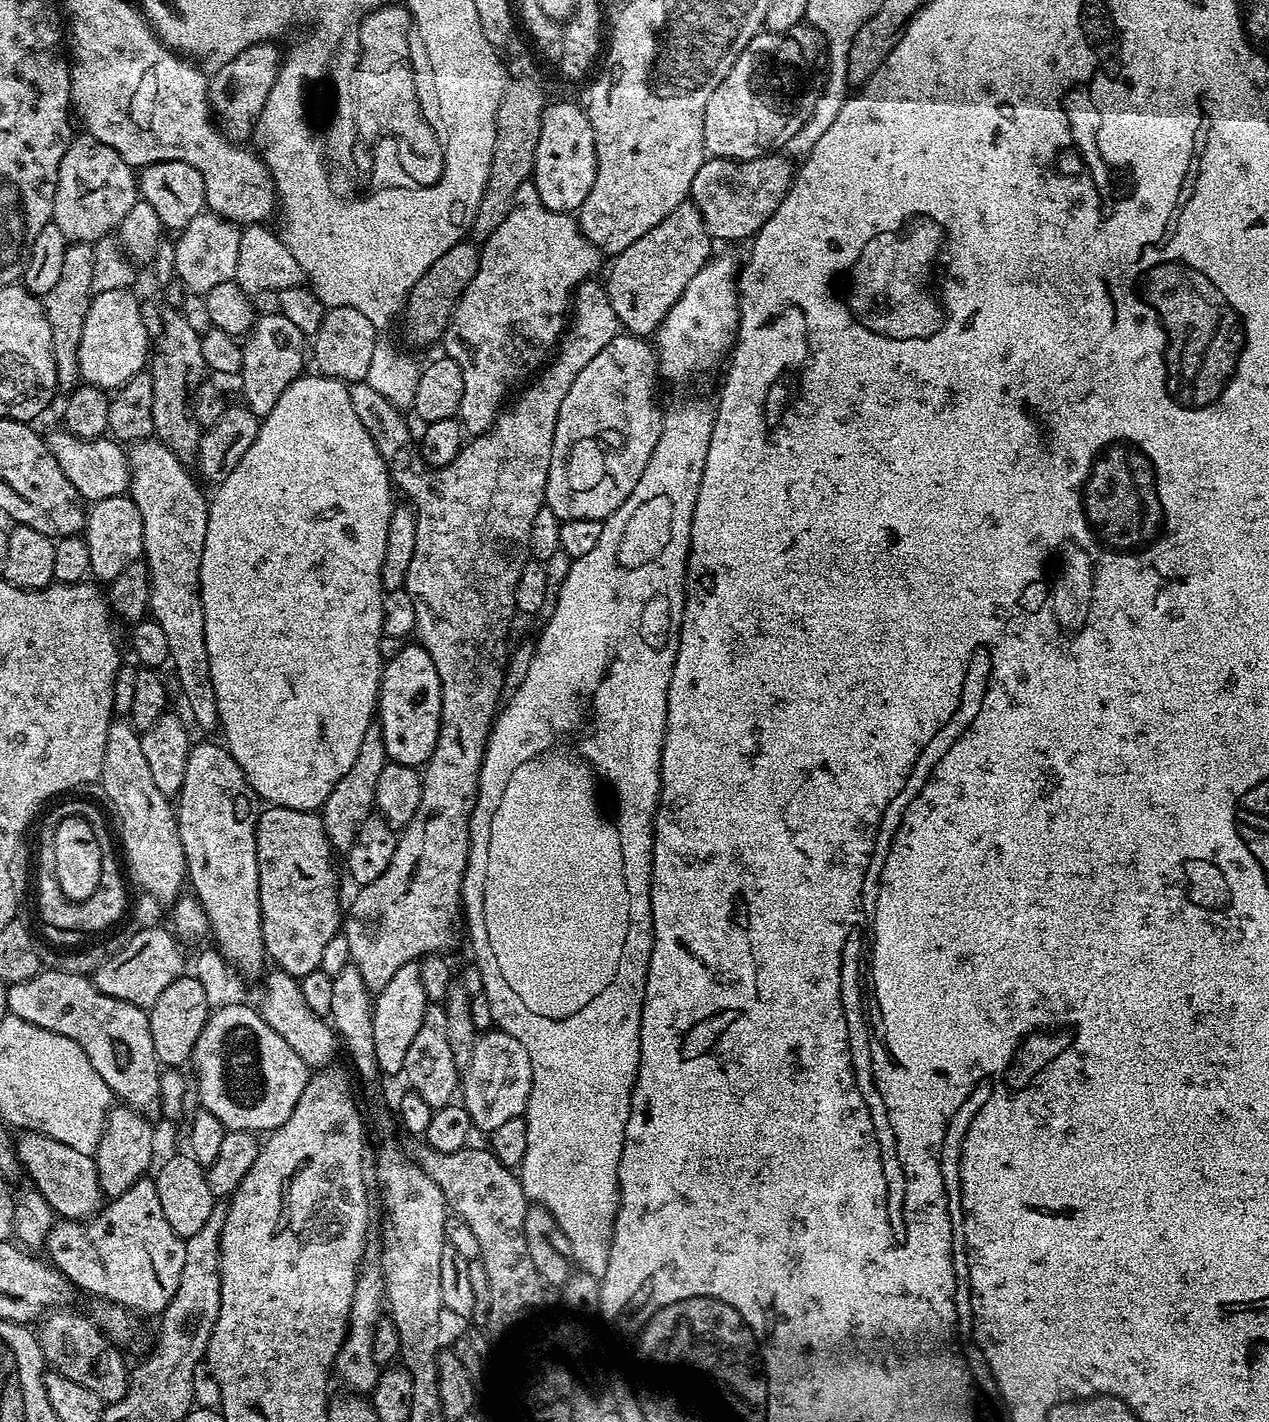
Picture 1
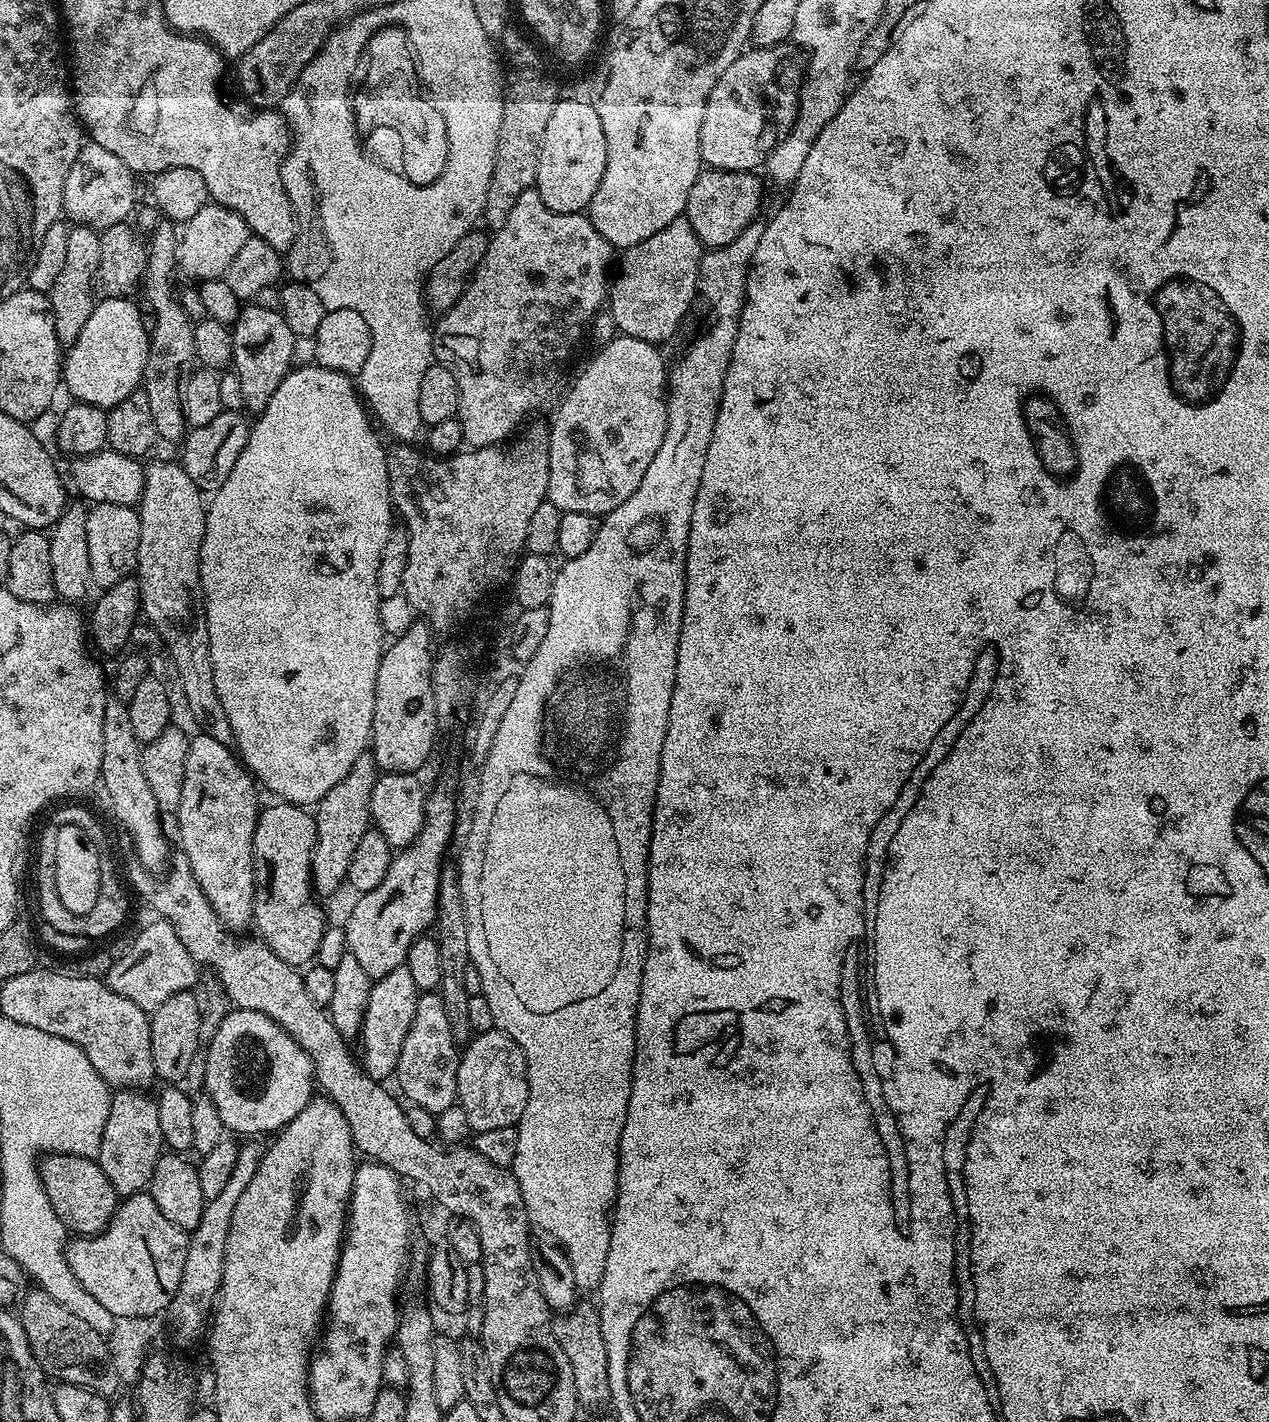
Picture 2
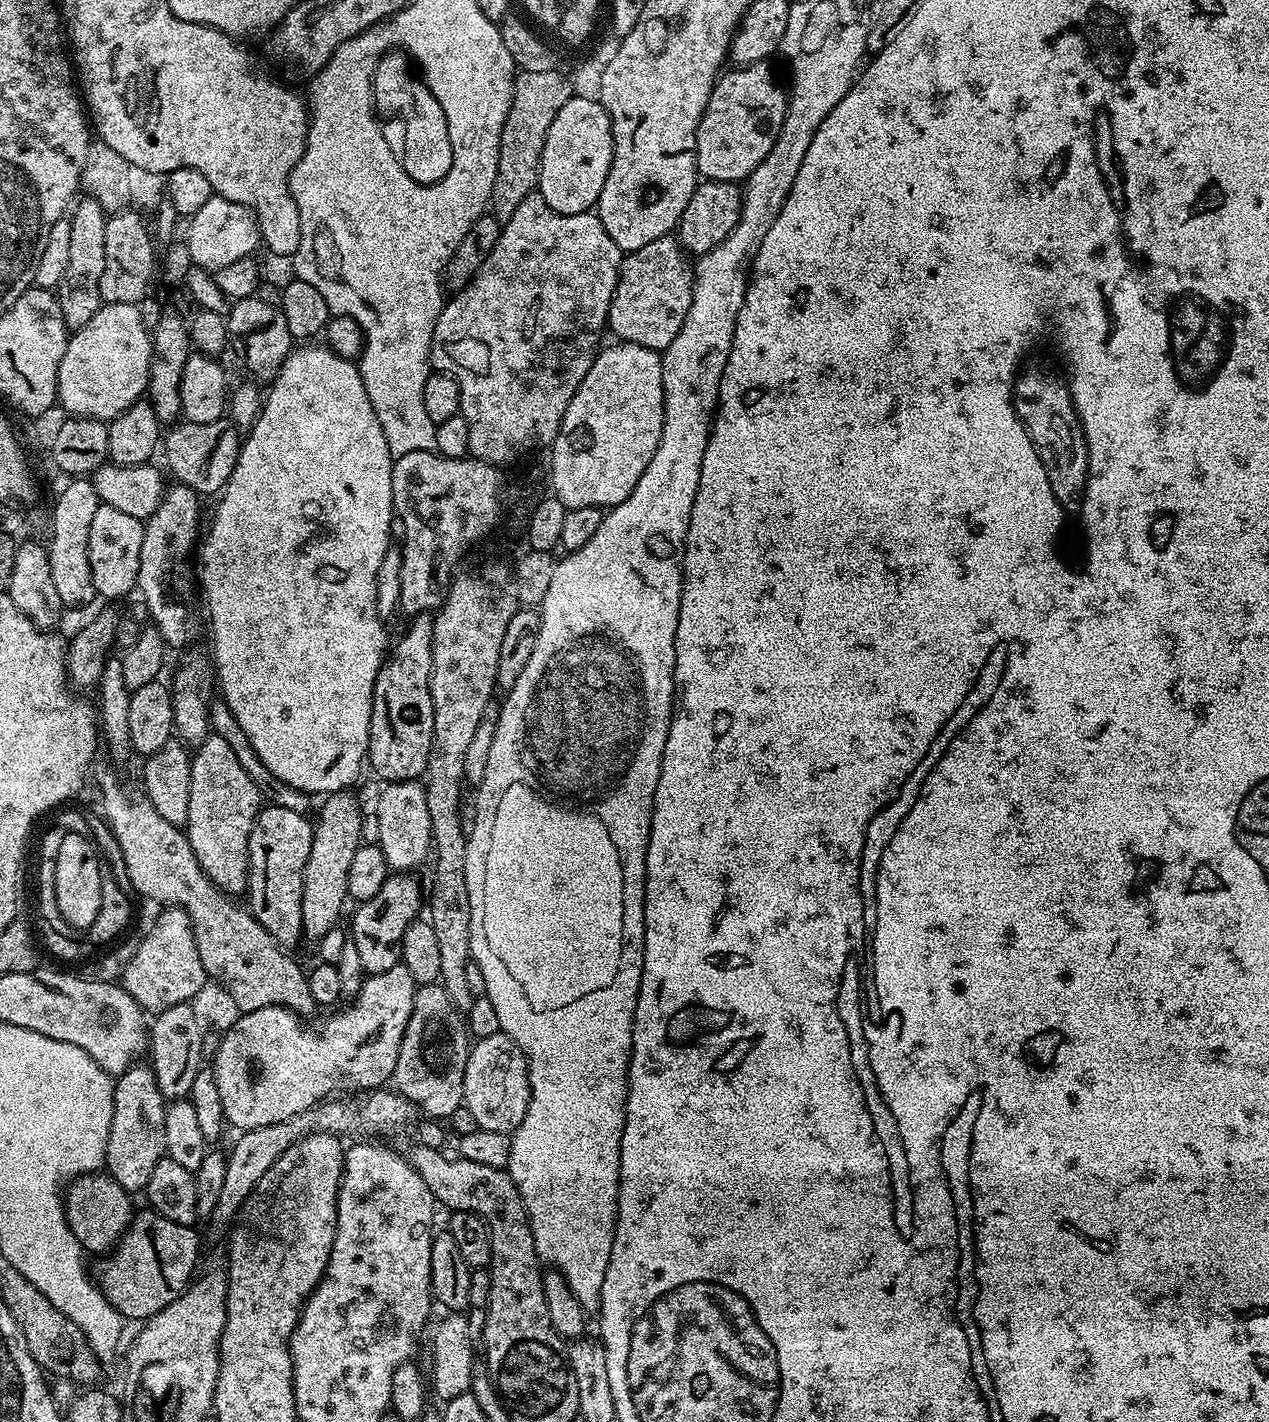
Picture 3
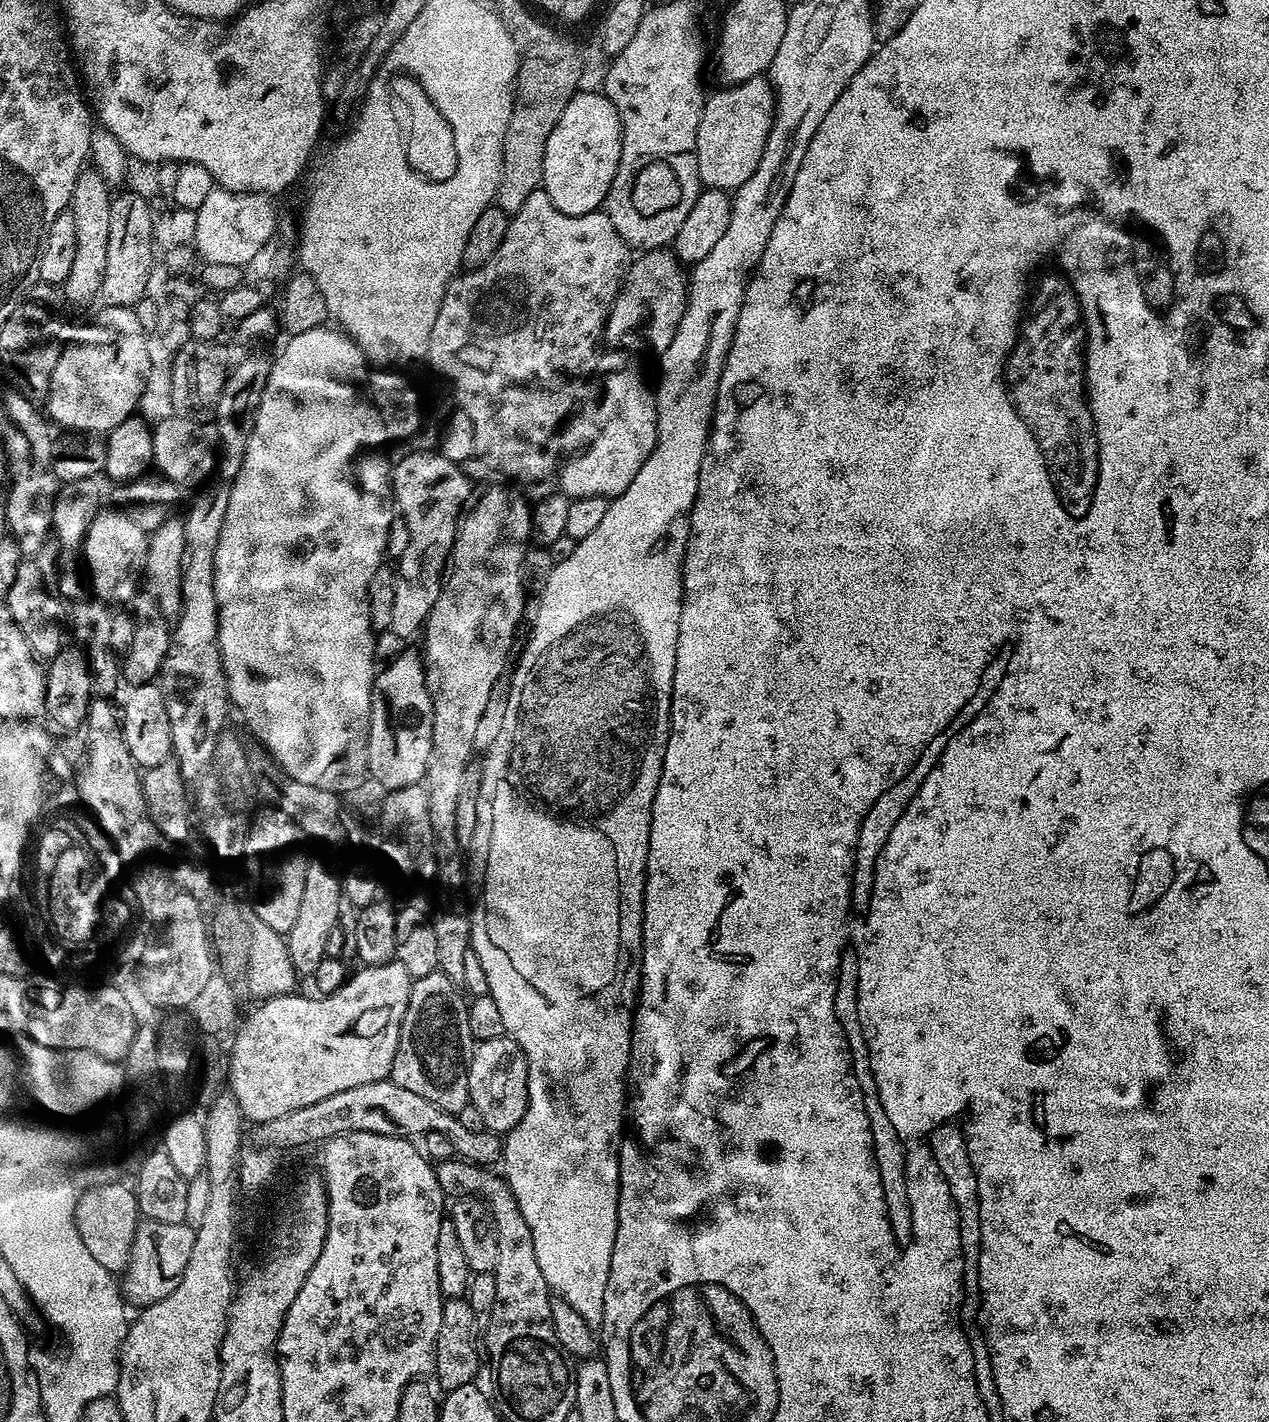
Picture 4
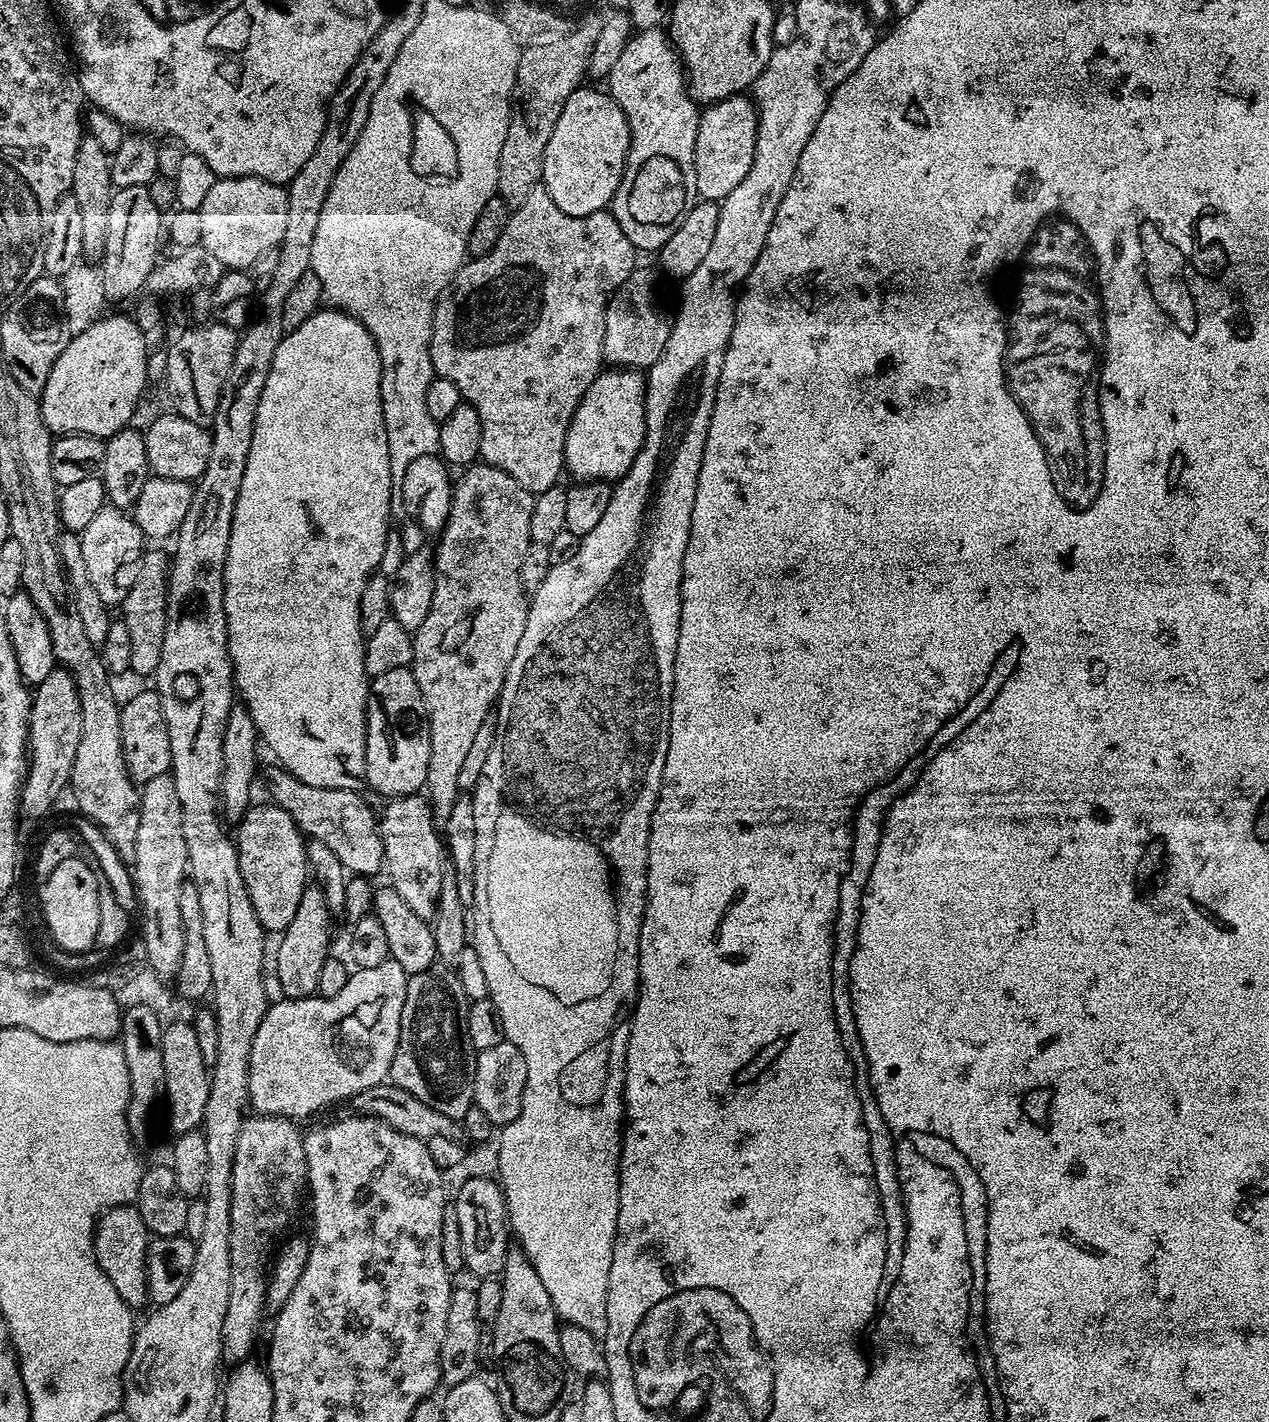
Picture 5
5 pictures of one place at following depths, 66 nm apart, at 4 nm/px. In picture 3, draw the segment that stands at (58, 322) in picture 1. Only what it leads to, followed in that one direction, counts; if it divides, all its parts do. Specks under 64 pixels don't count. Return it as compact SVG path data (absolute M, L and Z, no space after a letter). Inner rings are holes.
M91 198L83 199L77 199L70 212L70 259L66 265L66 274L62 274L58 285L62 318L70 330L86 326L86 322L90 322L90 318L94 318L94 314L100 308L102 270L106 270L108 216L98 201Z

